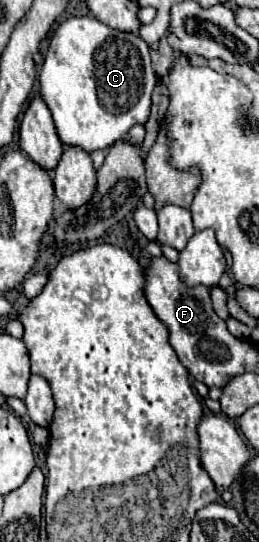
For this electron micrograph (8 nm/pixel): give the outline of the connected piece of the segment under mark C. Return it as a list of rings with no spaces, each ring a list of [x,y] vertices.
[[[80,16],[62,22],[50,38],[50,46],[40,72],[40,96],[52,112],[54,126],[62,144],[94,152],[108,150],[116,140],[124,138],[134,124],[144,124],[148,120],[154,82],[156,74],[152,70],[150,48],[138,34],[114,30],[102,24],[98,18]]]

